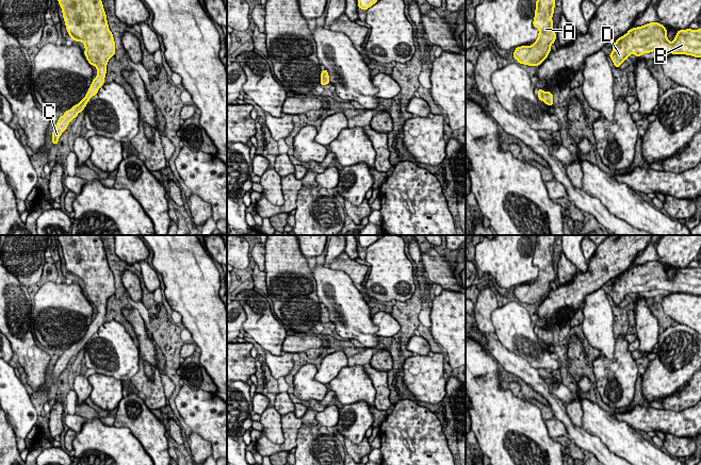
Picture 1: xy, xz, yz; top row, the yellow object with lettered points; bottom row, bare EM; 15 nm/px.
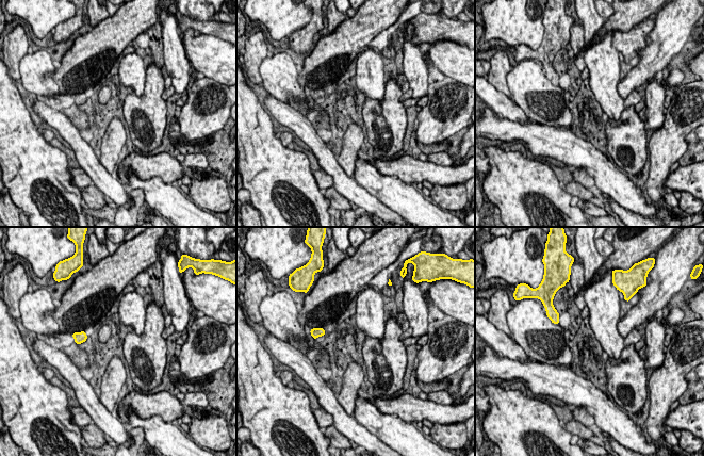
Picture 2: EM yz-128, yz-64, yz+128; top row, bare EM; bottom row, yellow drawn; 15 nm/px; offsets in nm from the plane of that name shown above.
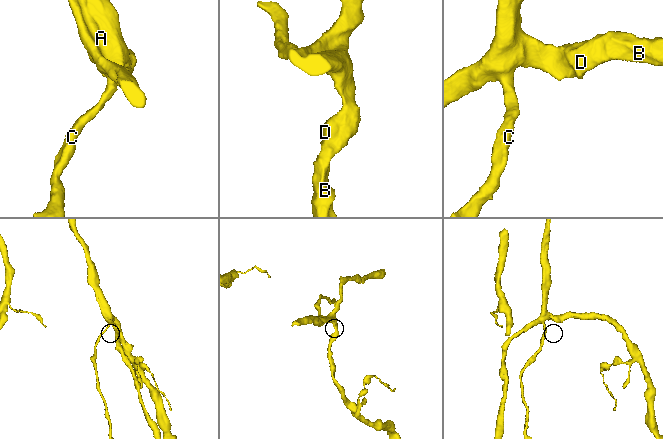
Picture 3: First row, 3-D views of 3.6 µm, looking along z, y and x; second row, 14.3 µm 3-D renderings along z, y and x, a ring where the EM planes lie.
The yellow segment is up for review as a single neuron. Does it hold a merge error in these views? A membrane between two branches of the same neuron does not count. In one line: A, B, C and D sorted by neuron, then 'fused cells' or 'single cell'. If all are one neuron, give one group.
groups A B C D; single cell

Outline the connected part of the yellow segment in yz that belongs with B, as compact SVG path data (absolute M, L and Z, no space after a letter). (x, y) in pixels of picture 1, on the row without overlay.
M658 261L633 266L622 276L617 277L609 296L619 306L630 293L641 295L653 289L701 296L701 267L680 268L671 281L667 276L667 267Z

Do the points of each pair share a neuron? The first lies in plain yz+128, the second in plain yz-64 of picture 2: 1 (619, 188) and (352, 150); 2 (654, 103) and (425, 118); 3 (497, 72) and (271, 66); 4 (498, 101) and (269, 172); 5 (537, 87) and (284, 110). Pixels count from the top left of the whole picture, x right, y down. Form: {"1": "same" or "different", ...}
{"1": "different", "2": "different", "3": "different", "4": "different", "5": "different"}

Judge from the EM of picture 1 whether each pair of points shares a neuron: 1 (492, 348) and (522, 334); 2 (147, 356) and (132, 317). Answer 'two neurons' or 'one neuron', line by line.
1: two neurons
2: one neuron

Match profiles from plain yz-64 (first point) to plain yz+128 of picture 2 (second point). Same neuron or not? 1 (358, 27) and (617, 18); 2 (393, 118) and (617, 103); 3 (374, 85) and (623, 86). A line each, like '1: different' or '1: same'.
1: same
2: different
3: different

